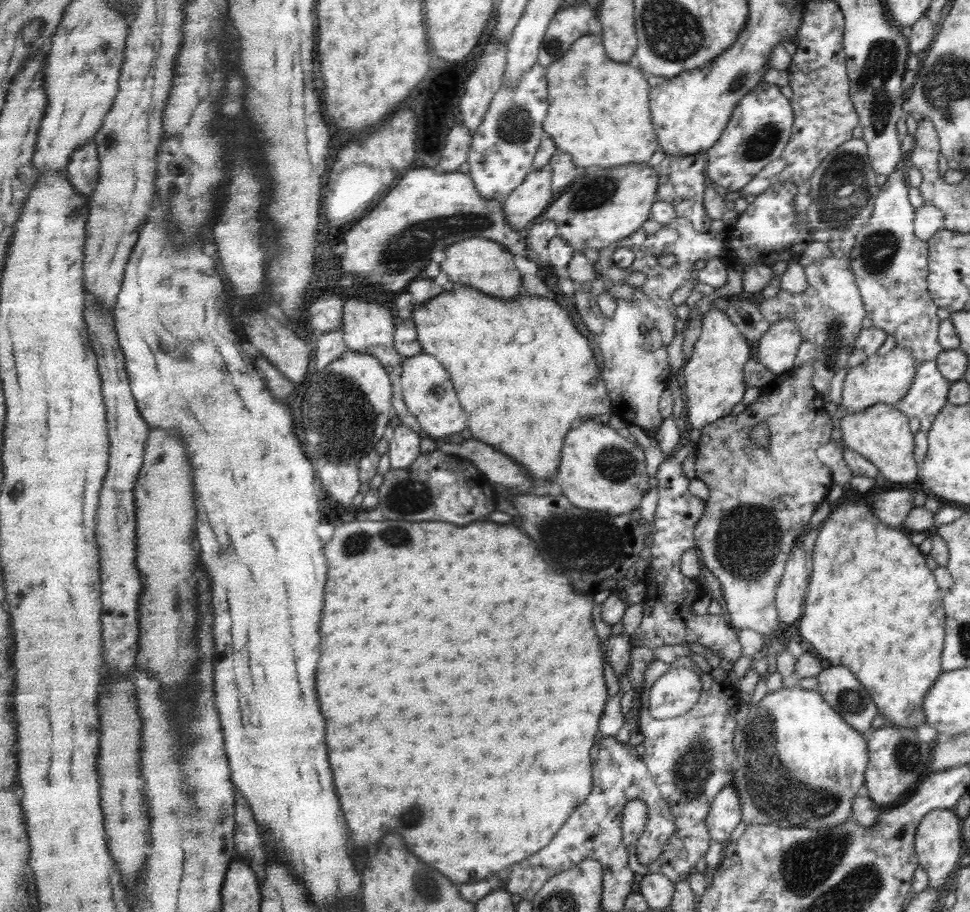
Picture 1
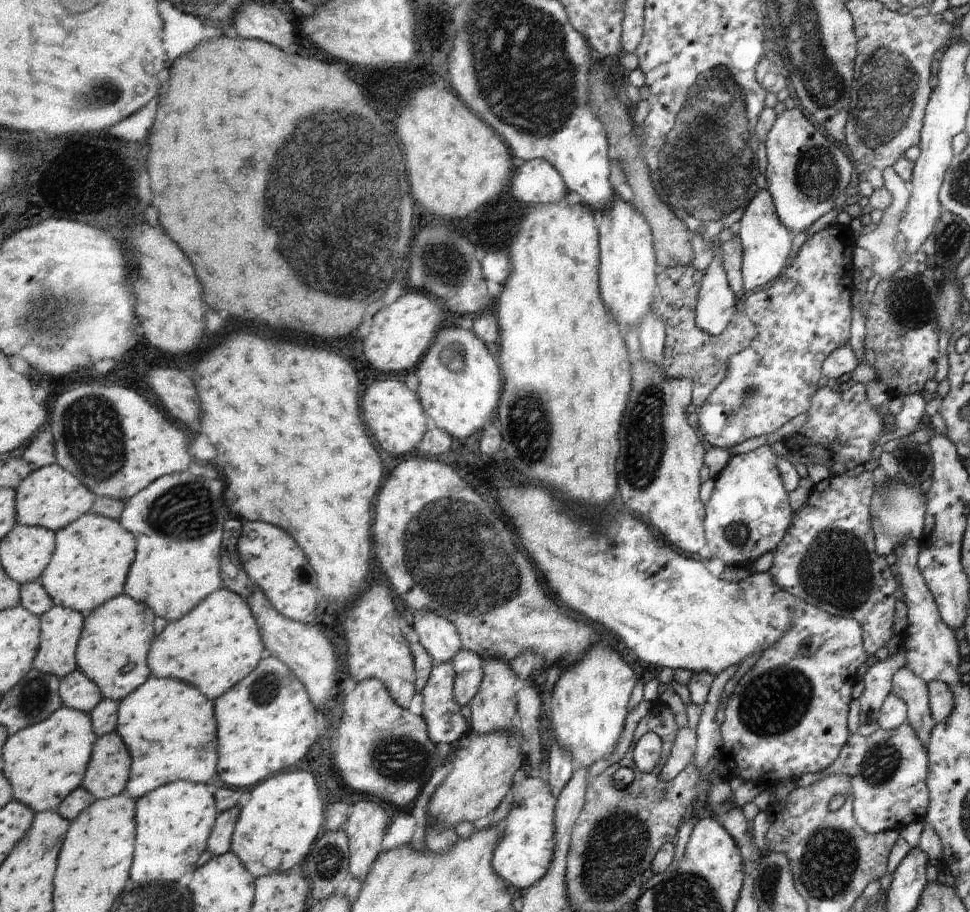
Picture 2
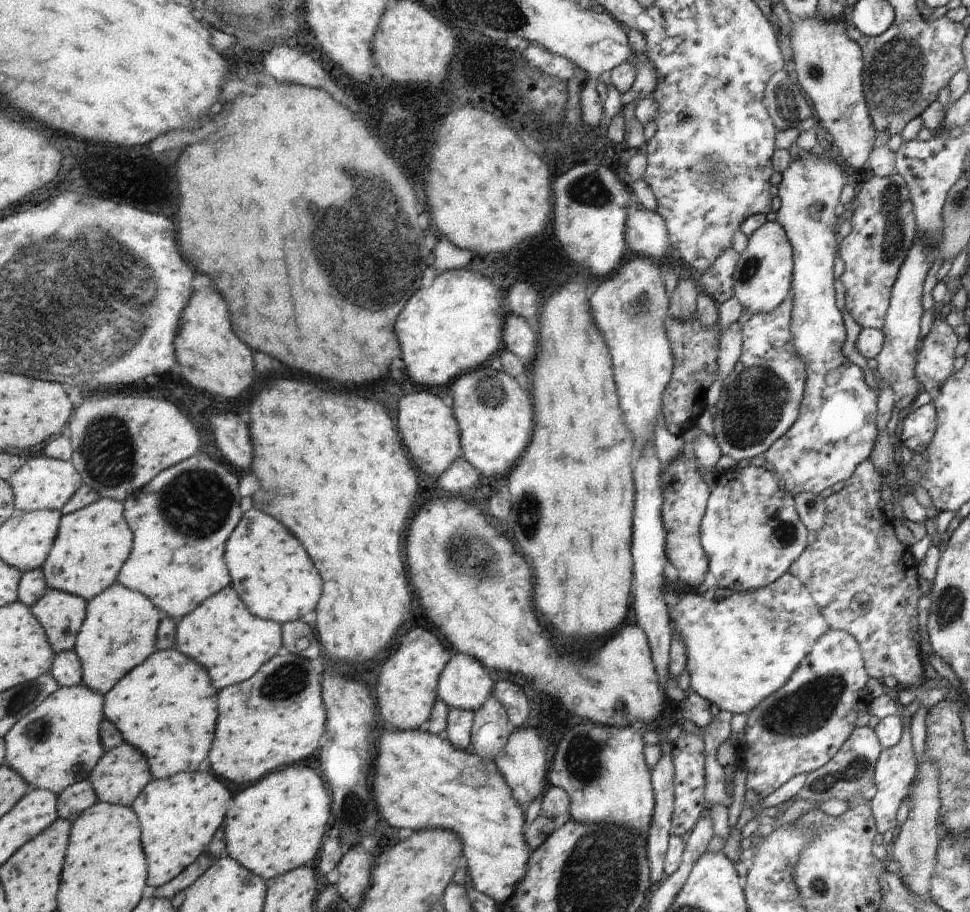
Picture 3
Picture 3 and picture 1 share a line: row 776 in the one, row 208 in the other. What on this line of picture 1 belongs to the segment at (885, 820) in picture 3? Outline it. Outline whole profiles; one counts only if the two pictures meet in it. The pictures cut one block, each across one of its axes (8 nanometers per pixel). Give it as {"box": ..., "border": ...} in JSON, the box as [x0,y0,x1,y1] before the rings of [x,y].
{"box":[849,168,943,366],"border":[[[900,168],[879,187],[871,219],[862,228],[862,233],[855,235],[849,263],[866,317],[887,336],[894,336],[896,347],[910,349],[915,366],[918,366],[921,362],[935,360],[943,348],[937,337],[940,322],[936,315],[937,306],[927,289],[929,246],[926,240],[915,235],[913,220],[916,210],[909,202],[908,189]]]}

